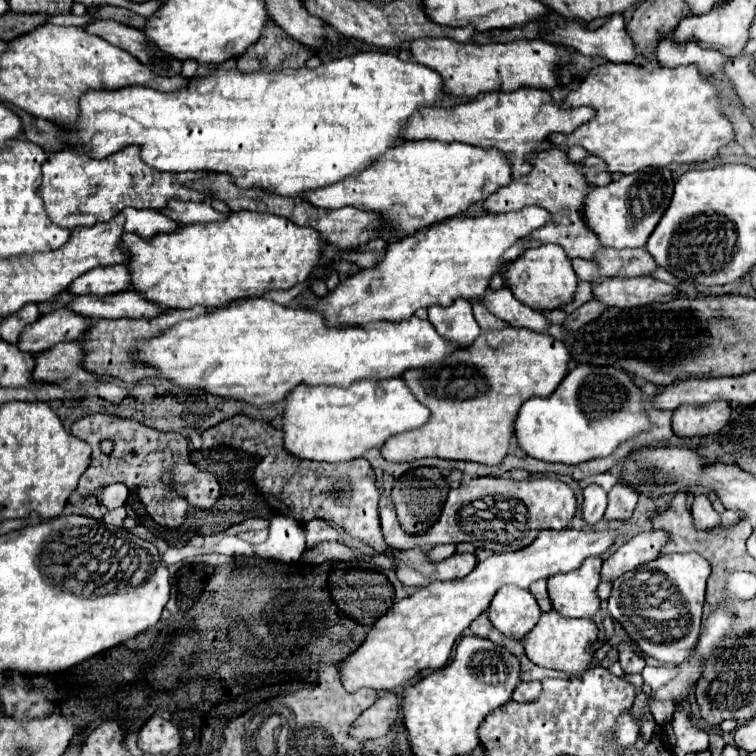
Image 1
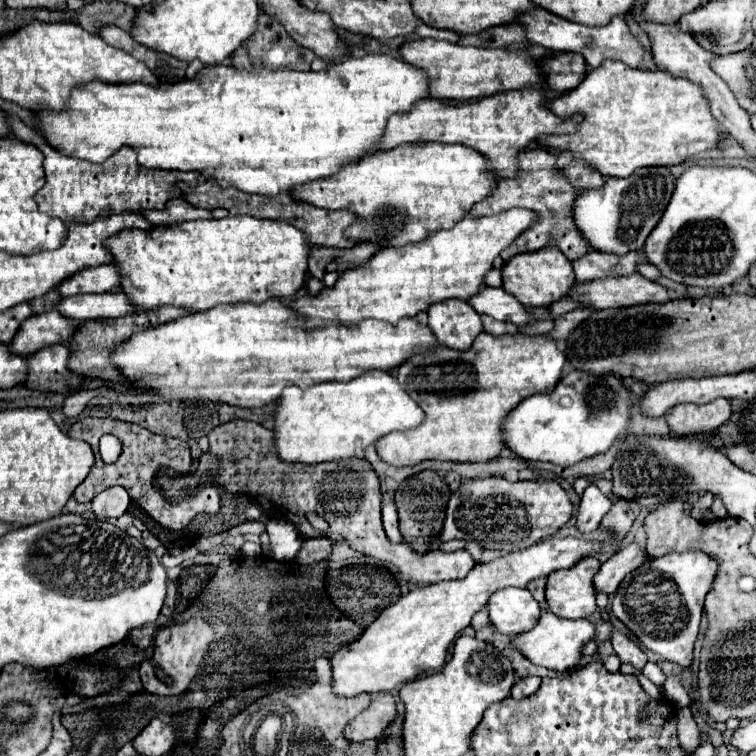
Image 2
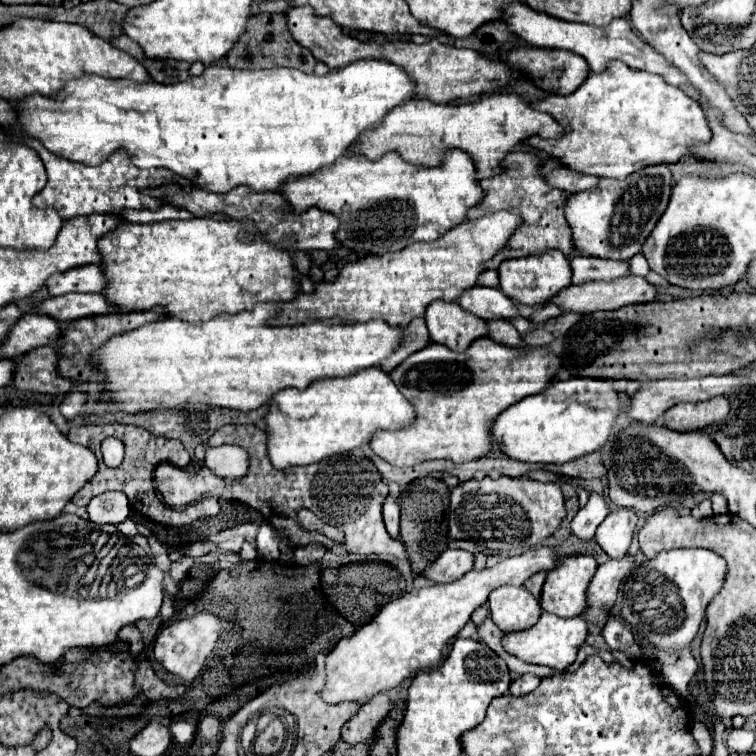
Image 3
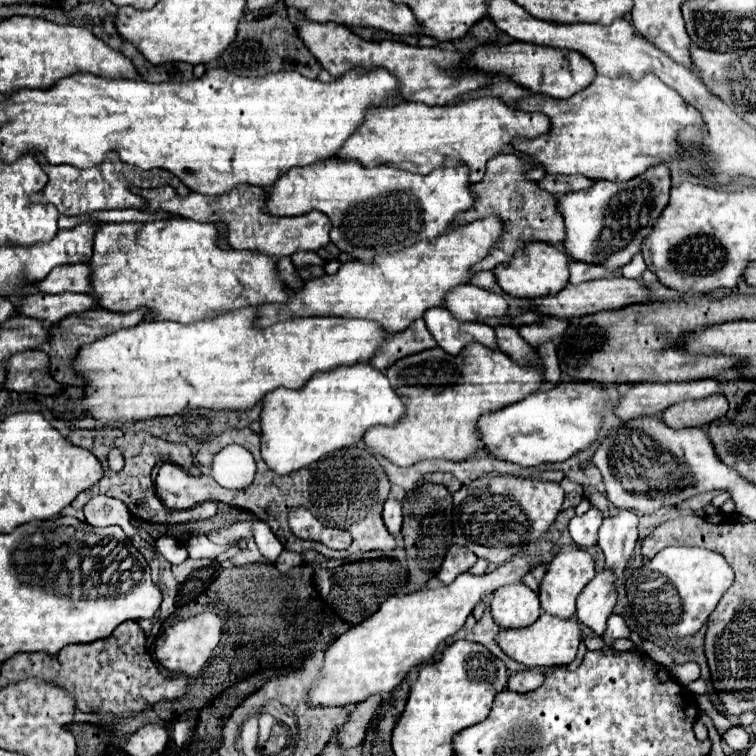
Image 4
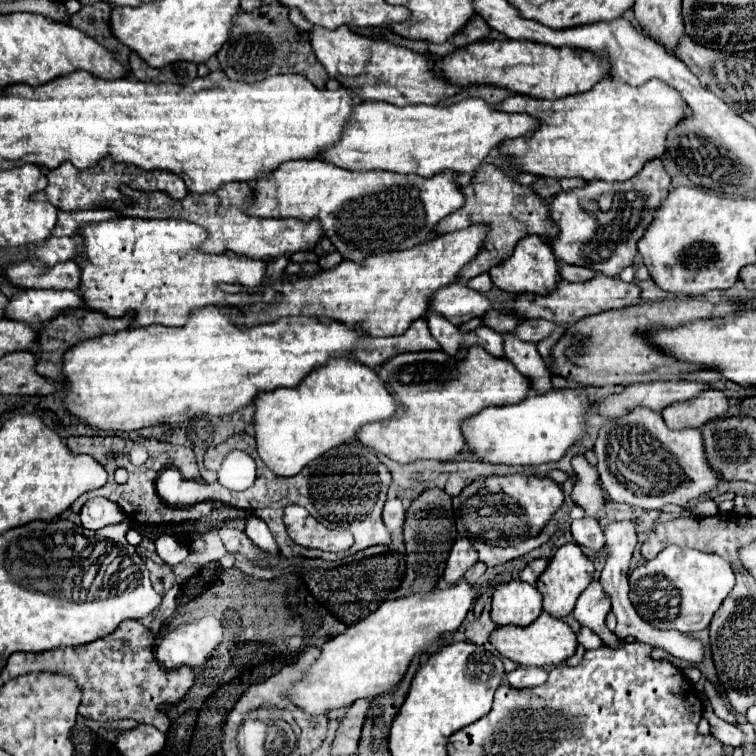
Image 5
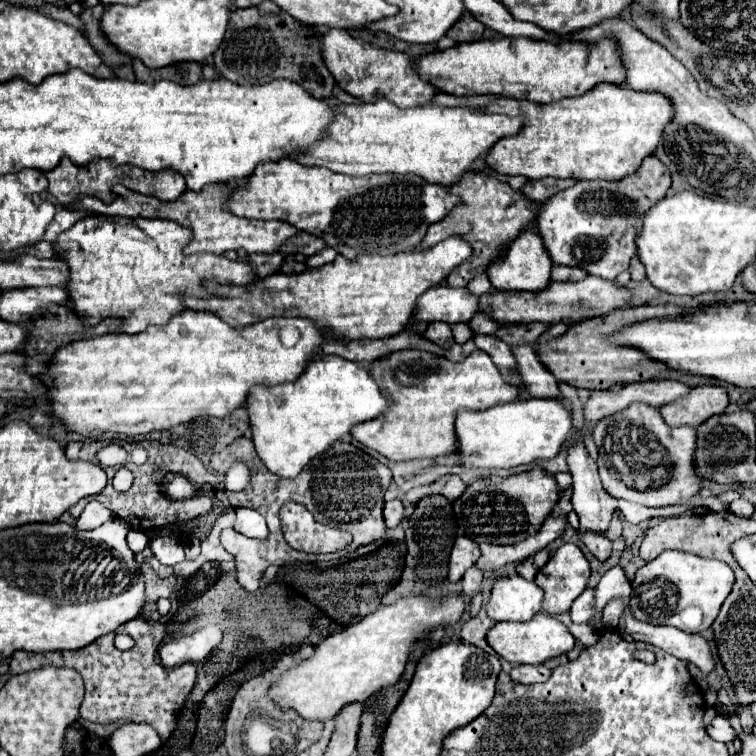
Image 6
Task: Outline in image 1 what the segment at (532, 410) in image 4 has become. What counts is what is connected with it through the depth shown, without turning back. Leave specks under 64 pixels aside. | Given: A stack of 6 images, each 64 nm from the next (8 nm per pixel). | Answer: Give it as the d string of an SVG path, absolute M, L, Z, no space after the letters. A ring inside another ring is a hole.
M578 364L570 374L566 374L560 388L556 388L552 396L532 398L522 404L514 420L514 438L518 442L518 448L530 458L574 466L574 464L588 462L592 458L610 456L618 444L630 440L638 432L646 430L648 426L650 422L642 408L642 392L632 384L632 378L628 376L628 372L616 366L600 368L590 364Z

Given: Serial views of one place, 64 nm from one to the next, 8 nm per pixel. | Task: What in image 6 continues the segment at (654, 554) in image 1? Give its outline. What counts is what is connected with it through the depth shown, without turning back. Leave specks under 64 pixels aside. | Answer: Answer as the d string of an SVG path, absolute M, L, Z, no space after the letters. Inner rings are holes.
M584 590L572 604L570 608L570 618L572 622L576 624L582 624L582 622L590 622L592 616L594 616L594 590Z

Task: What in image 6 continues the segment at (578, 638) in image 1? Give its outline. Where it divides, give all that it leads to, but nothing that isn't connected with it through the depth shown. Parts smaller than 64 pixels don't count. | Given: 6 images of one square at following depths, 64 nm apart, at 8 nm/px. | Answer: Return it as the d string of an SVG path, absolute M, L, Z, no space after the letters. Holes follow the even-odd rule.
M538 612L528 622L498 622L486 632L486 642L510 664L542 664L574 648L574 636L568 632L568 628L546 612Z

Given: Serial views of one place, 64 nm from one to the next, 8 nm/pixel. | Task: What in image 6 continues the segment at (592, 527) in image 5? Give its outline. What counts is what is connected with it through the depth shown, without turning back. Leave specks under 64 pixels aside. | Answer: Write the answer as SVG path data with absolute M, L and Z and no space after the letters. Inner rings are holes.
M578 530L578 534L584 540L584 544L588 546L588 550L594 554L596 560L606 562L610 558L610 554L612 554L612 542L604 534L596 534L596 532L586 534L586 532L580 532L580 530Z

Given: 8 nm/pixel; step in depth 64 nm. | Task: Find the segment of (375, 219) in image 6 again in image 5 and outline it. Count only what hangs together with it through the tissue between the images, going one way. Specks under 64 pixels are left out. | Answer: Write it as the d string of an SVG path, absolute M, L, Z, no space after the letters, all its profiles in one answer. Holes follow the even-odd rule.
M296 160L280 164L276 172L260 176L254 184L254 204L250 216L260 218L316 218L322 234L336 246L342 258L360 262L364 256L386 254L418 246L430 238L432 228L464 206L464 194L454 182L454 174L420 178L416 174L394 172L350 172L322 160Z

